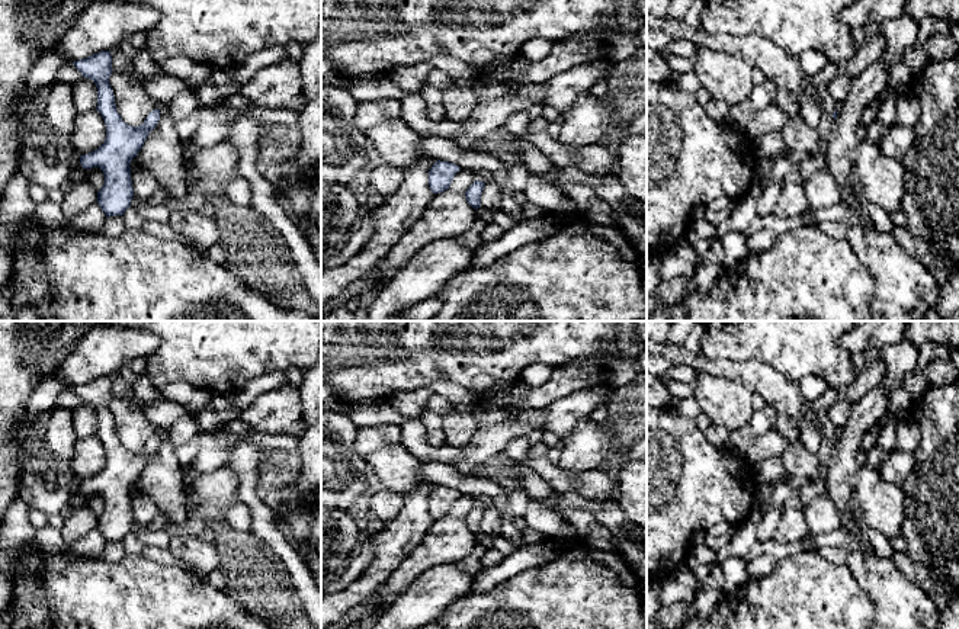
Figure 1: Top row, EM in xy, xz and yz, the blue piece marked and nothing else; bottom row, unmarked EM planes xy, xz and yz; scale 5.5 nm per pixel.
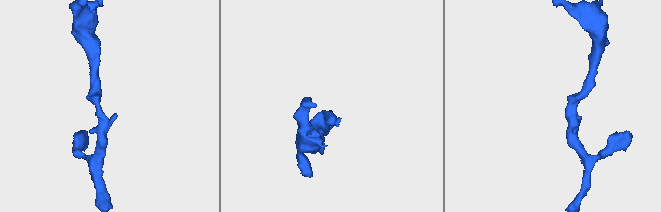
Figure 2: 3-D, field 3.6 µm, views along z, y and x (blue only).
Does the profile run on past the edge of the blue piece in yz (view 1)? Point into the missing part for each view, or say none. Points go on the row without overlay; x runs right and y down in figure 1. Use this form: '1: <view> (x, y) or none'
1: none

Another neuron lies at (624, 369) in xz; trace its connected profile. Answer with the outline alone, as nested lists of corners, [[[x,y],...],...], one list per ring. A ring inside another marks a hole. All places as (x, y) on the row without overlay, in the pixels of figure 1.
[[[622,321],[619,333],[616,336],[616,347],[619,356],[609,368],[609,384],[615,388],[629,384],[638,373],[639,357],[647,352],[647,346],[641,347],[641,353],[636,356],[628,356],[626,353],[634,347],[634,328],[635,321]]]

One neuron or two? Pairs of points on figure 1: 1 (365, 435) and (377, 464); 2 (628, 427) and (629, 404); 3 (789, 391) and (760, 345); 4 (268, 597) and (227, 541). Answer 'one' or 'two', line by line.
1: two
2: one
3: two
4: one

